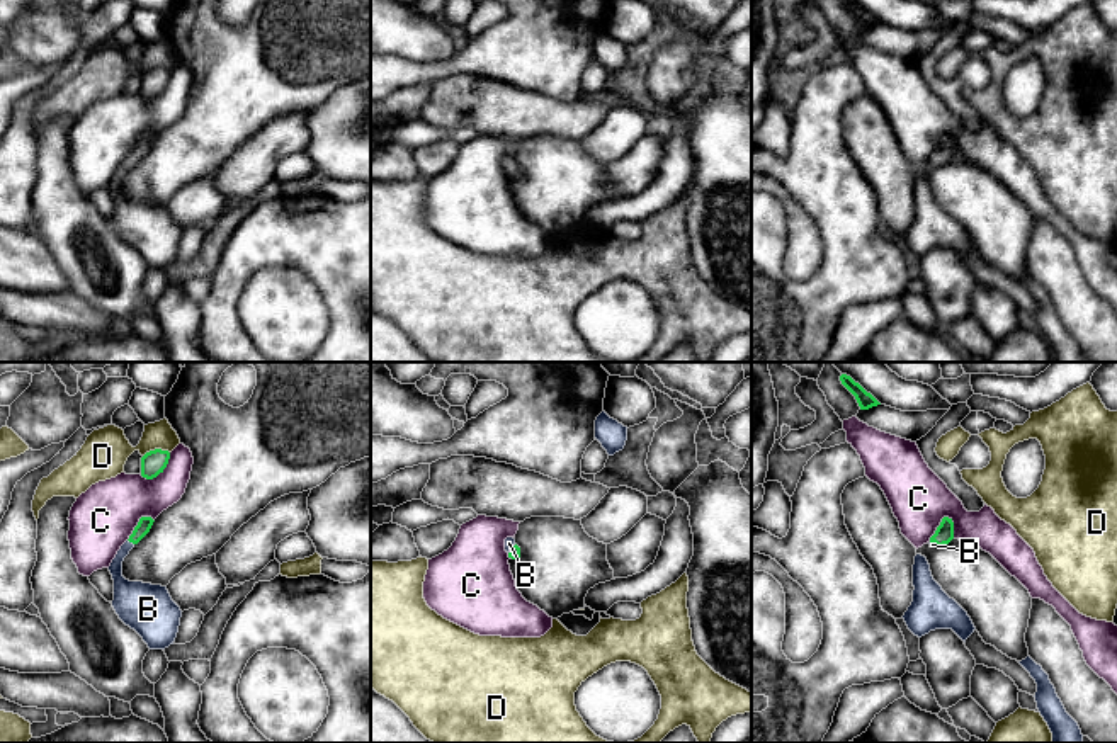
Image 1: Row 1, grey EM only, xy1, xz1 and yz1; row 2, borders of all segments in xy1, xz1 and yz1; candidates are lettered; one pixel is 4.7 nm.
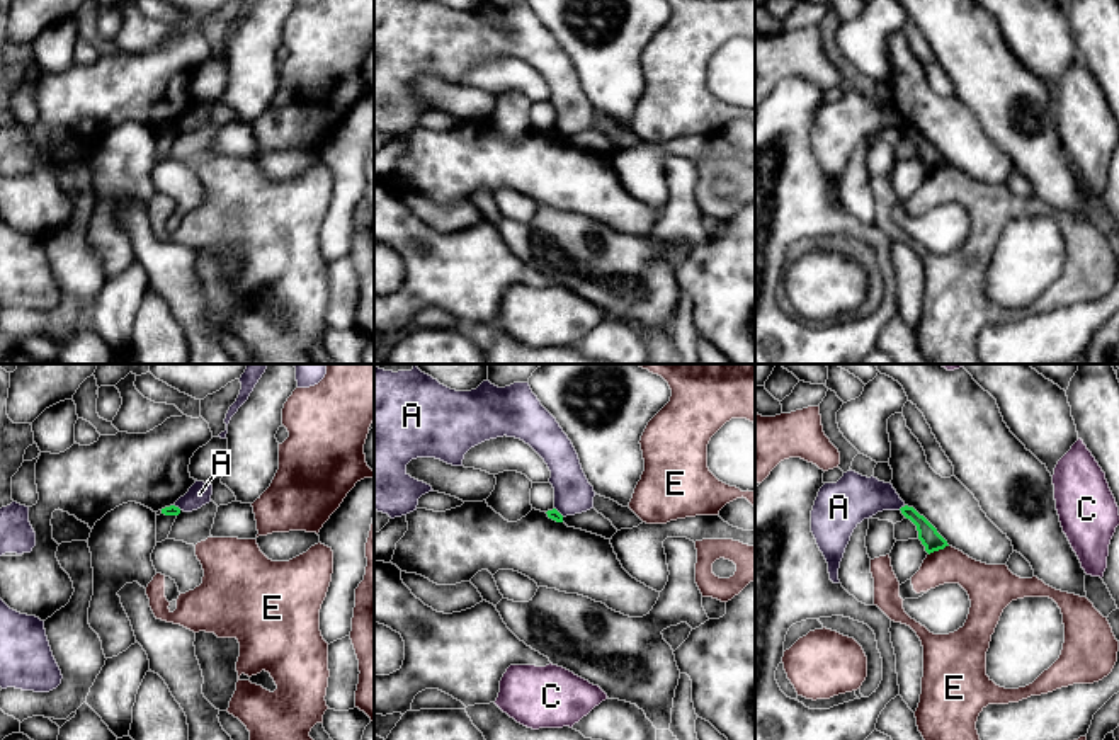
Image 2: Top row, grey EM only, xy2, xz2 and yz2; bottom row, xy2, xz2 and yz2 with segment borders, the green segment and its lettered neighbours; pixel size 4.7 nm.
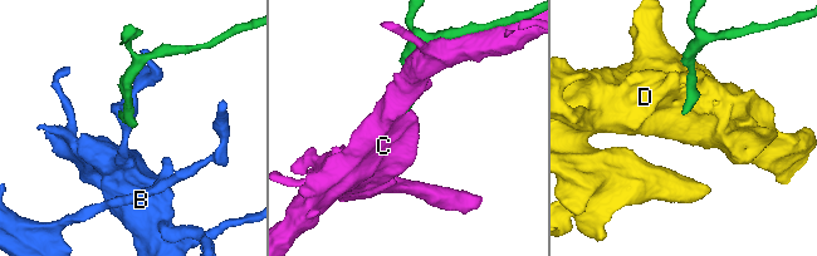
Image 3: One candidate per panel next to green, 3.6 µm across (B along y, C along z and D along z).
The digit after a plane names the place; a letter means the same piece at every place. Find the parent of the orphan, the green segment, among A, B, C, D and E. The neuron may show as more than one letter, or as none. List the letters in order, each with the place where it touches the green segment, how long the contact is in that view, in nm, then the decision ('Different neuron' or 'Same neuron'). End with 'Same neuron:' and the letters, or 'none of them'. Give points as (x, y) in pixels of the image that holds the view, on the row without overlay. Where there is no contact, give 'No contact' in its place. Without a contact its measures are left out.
A: Touches green at yz2 (902, 126). Shared border 40 nm. Different neuron
B: Touches green at xy1 (131, 160). Shared border 40 nm. Same neuron
C: Touches green at yz1 (939, 145). Shared border 160 nm. Different neuron
D: Touches green at xy1 (155, 68). Shared border 130 nm. Different neuron
E: Touches green at yz2 (937, 169). Shared border 110 nm. Different neuron
Same neuron: B

